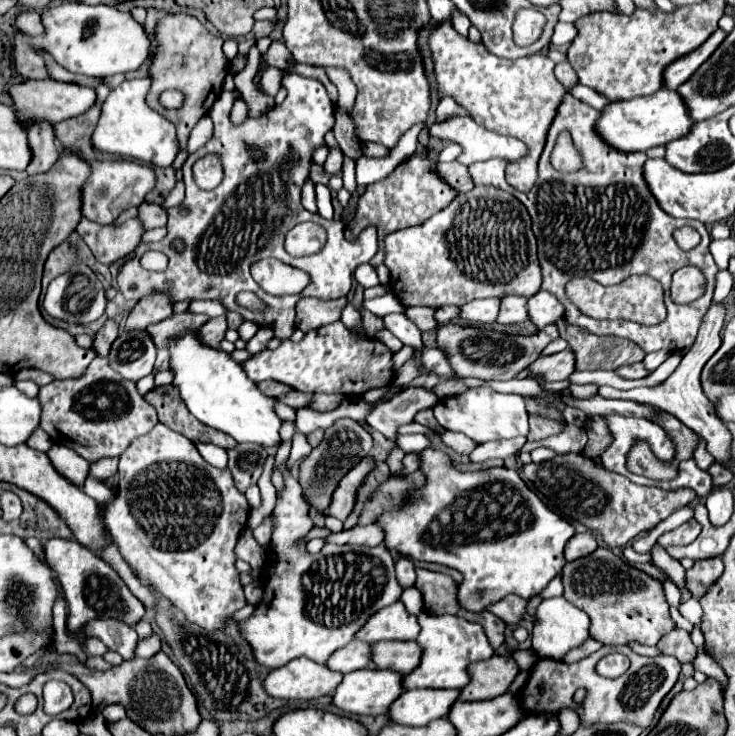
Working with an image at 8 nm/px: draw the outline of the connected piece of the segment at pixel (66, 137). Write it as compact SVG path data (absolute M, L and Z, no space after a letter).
M94 105L92 109L88 109L86 113L74 117L74 119L60 121L58 125L54 125L56 139L60 139L66 149L78 147L82 151L82 157L86 161L100 159L102 157L102 151L96 149L96 153L94 153L94 147L90 145L90 137L92 137L94 129L96 129L98 117L100 117L100 107Z

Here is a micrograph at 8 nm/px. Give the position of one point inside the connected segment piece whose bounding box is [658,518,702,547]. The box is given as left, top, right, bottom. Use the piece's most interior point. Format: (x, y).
(686, 533)

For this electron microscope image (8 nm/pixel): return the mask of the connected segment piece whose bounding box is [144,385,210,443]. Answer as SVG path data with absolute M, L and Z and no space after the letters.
M174 385L156 387L150 393L144 395L144 399L156 407L160 423L174 429L176 433L182 433L190 441L210 441L210 427L202 425L182 403L180 393Z

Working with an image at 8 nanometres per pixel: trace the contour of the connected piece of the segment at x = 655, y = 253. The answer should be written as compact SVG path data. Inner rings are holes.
M564 95L562 105L558 107L558 115L548 131L548 143L540 157L540 179L532 191L520 193L506 183L504 179L506 161L502 159L470 165L472 181L474 185L492 185L502 191L508 191L514 197L518 197L518 201L524 203L524 207L532 217L532 231L538 239L538 257L540 257L540 267L544 277L542 289L554 293L560 299L560 303L566 307L568 323L584 327L594 335L626 337L636 345L640 345L646 353L652 353L658 349L664 349L670 353L682 351L694 343L700 321L714 293L714 275L718 267L708 249L710 233L700 221L674 219L660 209L658 201L654 201L654 195L650 193L642 177L642 165L648 159L646 153L622 153L606 145L606 141L602 141L598 137L598 131L594 129L600 115L602 111L578 101L572 95ZM564 129L572 131L574 145L580 147L580 153L586 159L586 167L578 173L560 173L550 165L550 153L554 149L556 137ZM682 225L690 225L698 229L698 233L702 235L702 241L698 247L690 251L682 251L676 245L676 241L672 239L672 231ZM684 265L694 265L698 269L704 269L706 289L698 301L692 301L688 305L676 305L670 298L671 277L676 269ZM636 273L646 273L656 281L660 281L664 287L668 317L664 323L656 327L644 327L632 321L590 319L582 315L576 309L576 305L570 303L566 297L566 283L578 275L588 275L590 279L600 281L602 285L610 285L610 283L620 283L622 279Z

